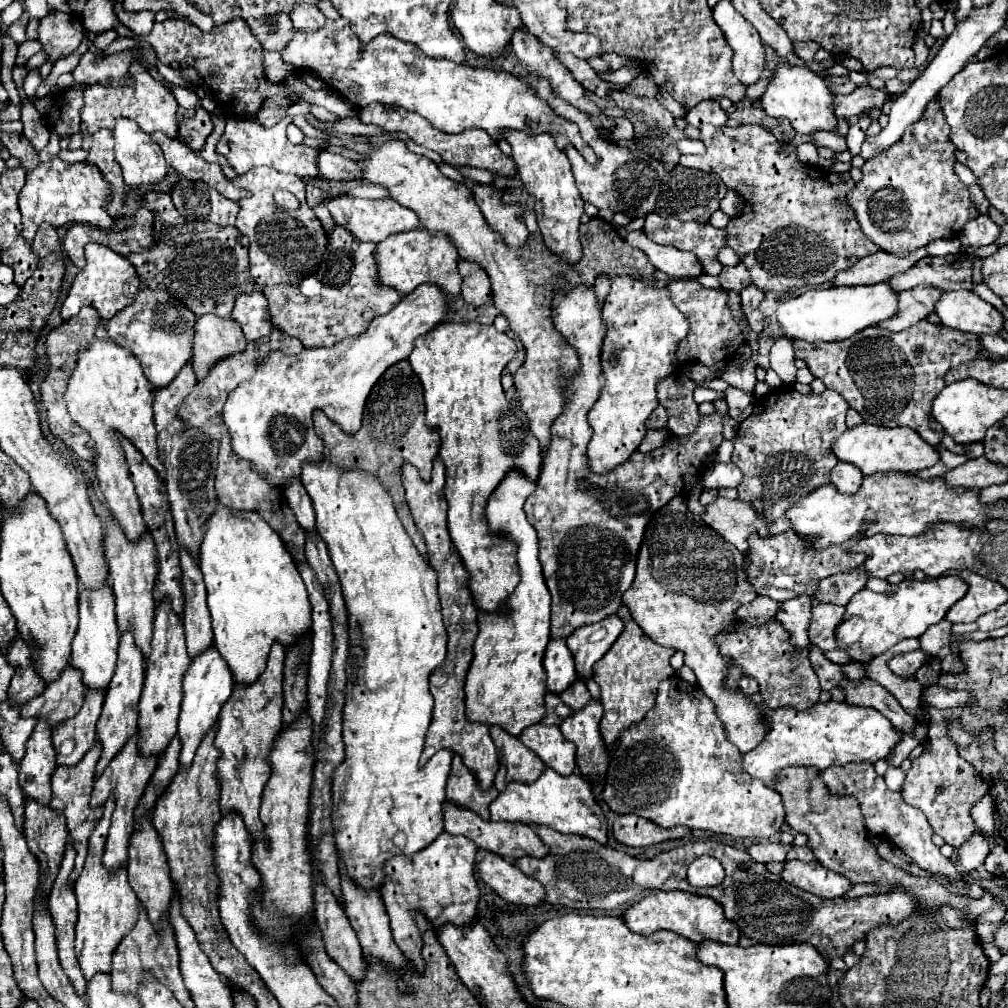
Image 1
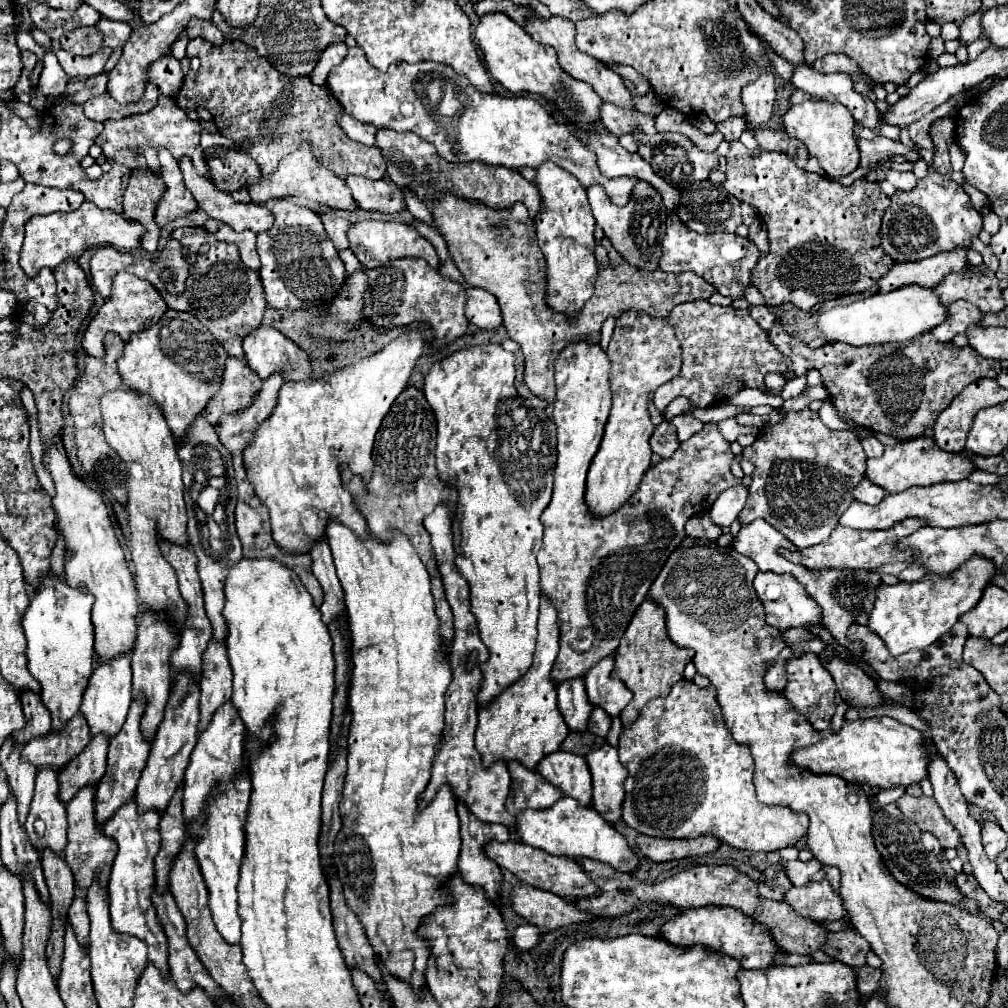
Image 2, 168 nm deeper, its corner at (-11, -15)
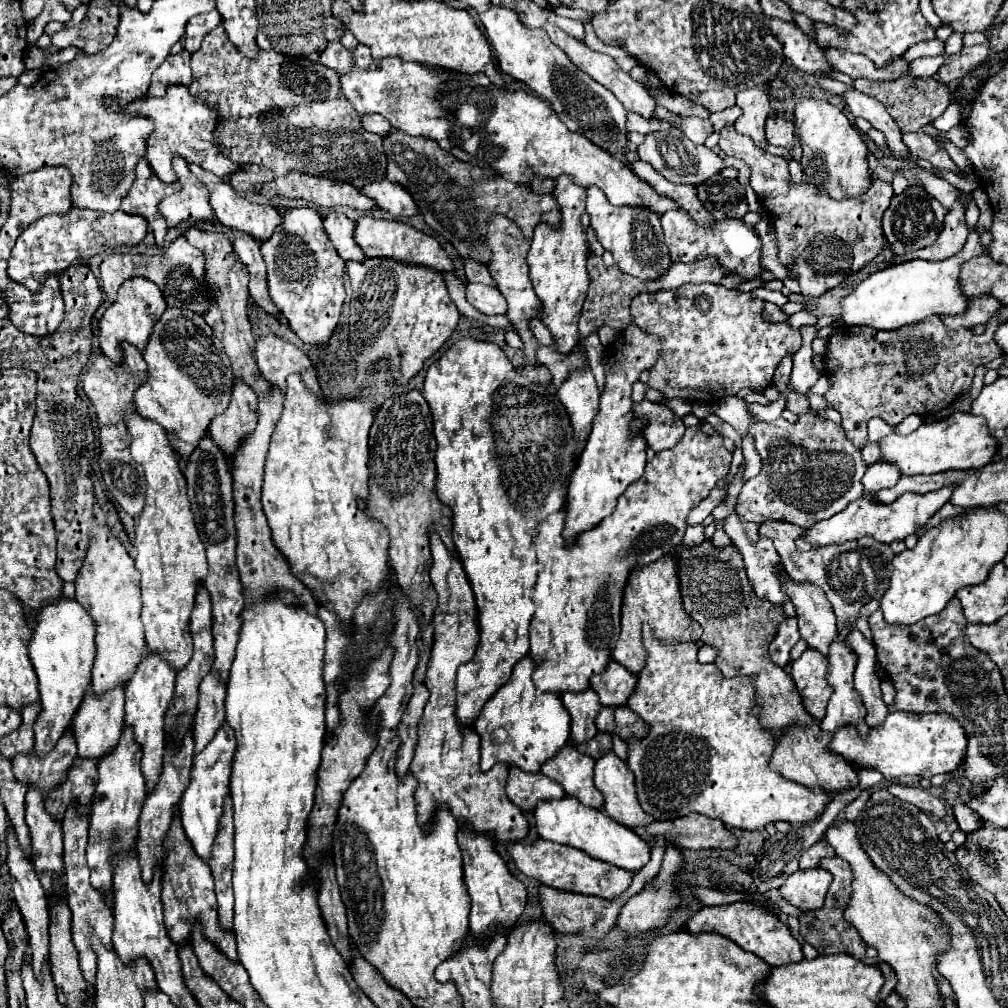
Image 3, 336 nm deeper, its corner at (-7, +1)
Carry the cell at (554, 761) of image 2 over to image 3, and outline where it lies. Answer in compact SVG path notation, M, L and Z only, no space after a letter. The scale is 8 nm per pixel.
M565 746L553 760L543 764L541 772L561 784L581 804L599 810L603 806L603 794L593 784L593 768L593 758L581 754L575 746Z

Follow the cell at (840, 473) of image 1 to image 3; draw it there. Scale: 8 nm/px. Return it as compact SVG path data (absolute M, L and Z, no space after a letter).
M877 462L867 468L861 482L865 486L865 494L871 494L871 492L879 492L883 488L893 488L899 482L899 476L903 476L903 474L899 472L899 468L895 468L895 464Z

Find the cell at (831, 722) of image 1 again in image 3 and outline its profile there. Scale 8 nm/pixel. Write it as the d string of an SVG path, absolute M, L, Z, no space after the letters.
M893 712L881 726L871 728L867 738L861 738L851 726L839 728L839 732L833 734L829 748L857 768L879 770L887 782L917 784L921 778L953 774L959 770L967 754L967 736L963 726L951 714Z

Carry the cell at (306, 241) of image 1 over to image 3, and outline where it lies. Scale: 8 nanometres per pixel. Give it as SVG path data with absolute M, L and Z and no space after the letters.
M293 208L283 212L283 224L271 240L261 244L267 264L267 282L271 300L289 320L297 338L311 346L325 346L339 322L345 302L343 270L345 262L327 240L321 216L313 208Z

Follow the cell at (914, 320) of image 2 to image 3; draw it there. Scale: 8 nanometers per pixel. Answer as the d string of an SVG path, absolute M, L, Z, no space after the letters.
M971 232L963 250L947 260L927 262L909 260L887 266L863 280L847 298L841 300L841 320L847 326L871 326L877 330L895 330L905 324L915 324L931 314L937 316L959 316L967 310L967 296L961 290L961 266L975 256L985 252L977 232Z

